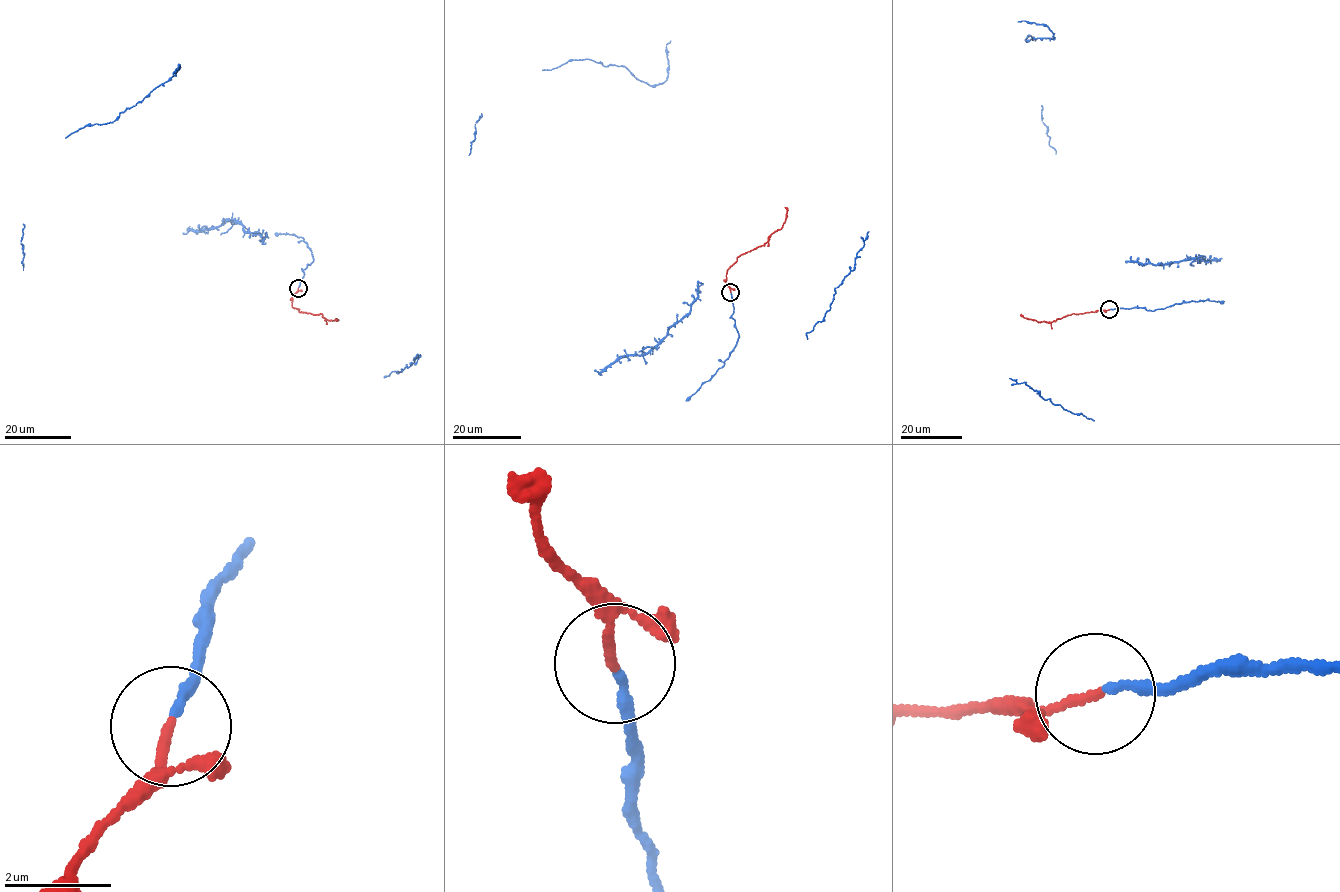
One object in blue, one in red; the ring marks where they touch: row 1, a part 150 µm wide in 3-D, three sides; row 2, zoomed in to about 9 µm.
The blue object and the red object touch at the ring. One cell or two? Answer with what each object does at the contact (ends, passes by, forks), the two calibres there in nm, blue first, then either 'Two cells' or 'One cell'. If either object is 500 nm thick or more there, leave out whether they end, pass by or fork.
At the ring blue ends. At the ring red ends. Thickness 170 nm (blue) against 160 nm. One cell

